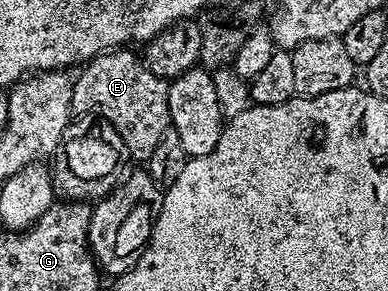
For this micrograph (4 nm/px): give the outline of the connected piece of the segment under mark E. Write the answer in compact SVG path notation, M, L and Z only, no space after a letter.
M120 47L114 51L98 53L94 59L86 62L78 70L79 78L76 76L73 81L71 111L73 113L100 113L111 118L111 121L119 126L120 133L126 137L131 149L135 150L139 156L143 156L150 153L152 145L155 145L155 141L158 140L159 133L165 135L165 131L170 126L168 82L151 71L144 62L139 62L130 53L131 51L130 48Z

